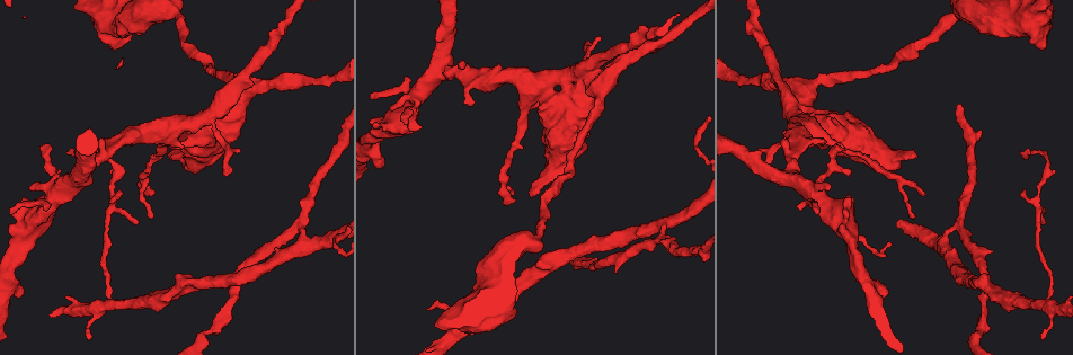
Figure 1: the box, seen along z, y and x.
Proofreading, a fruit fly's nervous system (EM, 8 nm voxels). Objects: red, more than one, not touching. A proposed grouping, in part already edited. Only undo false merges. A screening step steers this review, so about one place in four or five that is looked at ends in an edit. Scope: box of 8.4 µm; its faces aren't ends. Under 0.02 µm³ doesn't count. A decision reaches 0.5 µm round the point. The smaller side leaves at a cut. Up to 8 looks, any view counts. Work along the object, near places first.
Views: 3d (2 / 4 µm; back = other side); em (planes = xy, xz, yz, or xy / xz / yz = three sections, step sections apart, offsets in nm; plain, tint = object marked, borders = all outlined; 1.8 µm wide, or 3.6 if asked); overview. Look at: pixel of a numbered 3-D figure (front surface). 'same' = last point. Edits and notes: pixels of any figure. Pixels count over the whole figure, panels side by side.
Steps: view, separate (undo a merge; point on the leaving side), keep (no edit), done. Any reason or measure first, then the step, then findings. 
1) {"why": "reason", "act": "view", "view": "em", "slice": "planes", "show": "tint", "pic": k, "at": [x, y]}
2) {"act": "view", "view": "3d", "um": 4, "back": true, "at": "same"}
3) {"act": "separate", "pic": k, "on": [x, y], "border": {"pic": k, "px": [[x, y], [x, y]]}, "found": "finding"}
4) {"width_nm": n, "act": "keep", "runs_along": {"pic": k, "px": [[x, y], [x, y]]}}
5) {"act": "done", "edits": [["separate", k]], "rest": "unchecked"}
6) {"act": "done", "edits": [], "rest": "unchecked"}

{"why": "sudden change in width", "act": "view", "view": "em", "um": 3.6, "slice": "yz", "step": 16, "show": "tint", "pic": 1, "at": [206, 115]}

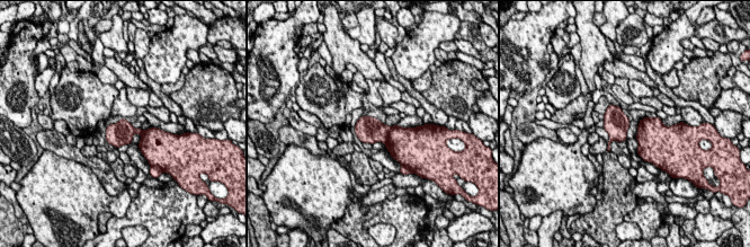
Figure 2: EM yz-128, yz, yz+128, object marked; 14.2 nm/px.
{"why": "cut it another way", "act": "view", "view": "em", "um": 3.6, "slice": "planes", "show": "tint", "at": "same"}

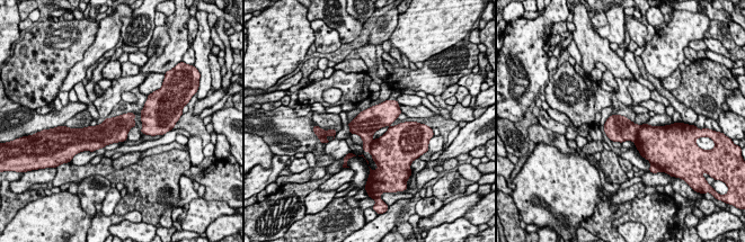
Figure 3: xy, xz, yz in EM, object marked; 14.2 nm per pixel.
{"width_nm": 360, "act": "separate", "pic": 3, "on": [621, 130], "found": "two cells meet here"}

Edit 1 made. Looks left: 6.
{"why": "four arms meet", "act": "view", "view": "3d", "um": 4, "back": true, "pic": 1, "at": [663, 237]}

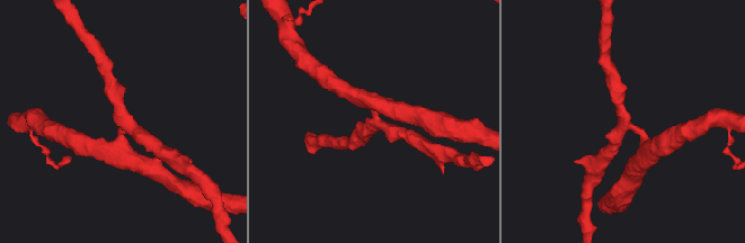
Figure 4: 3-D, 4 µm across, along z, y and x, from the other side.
{"act": "view", "view": "em", "slice": "xz", "step": 4, "show": "tint", "pic": 4, "at": [630, 127]}

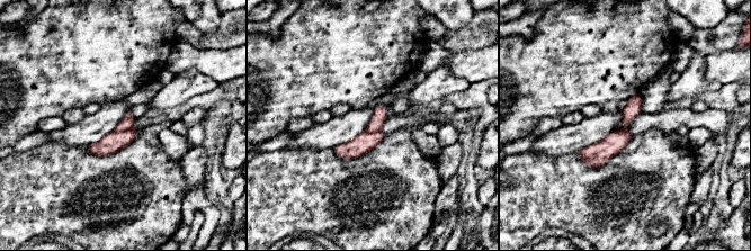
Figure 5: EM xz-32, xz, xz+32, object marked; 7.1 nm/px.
{"act": "view", "view": "em", "slice": "planes", "show": "tint", "at": "same"}

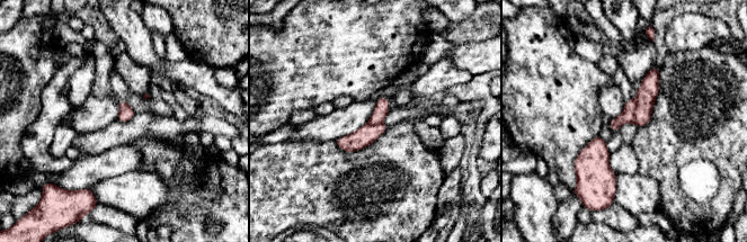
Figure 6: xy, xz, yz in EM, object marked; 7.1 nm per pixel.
{"act": "separate", "pic": 6, "on": [646, 95], "found": "two cells meet here"}

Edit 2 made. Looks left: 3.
{"why": "a fork", "act": "view", "view": "em", "slice": "planes", "show": "plain", "pic": 1, "at": [1043, 302]}

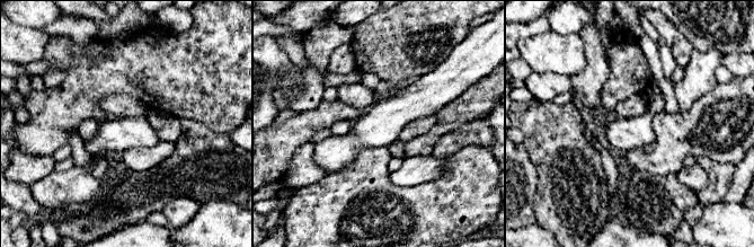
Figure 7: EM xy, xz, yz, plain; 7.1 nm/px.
{"act": "view", "view": "em", "slice": "planes", "show": "tint", "at": "same"}

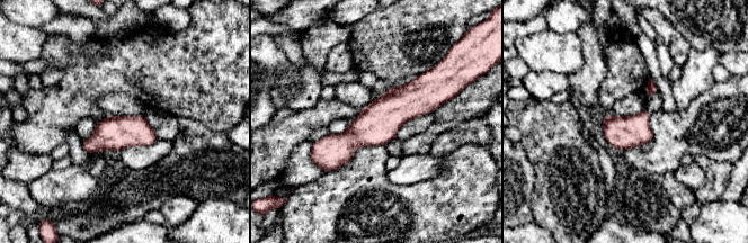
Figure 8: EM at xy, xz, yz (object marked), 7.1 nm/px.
{"width_nm": 240, "act": "keep", "found": "one cell here"}

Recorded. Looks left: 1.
{"act": "done", "edits": [["separate", 3], ["separate", 6]], "rest": "unchecked"}

